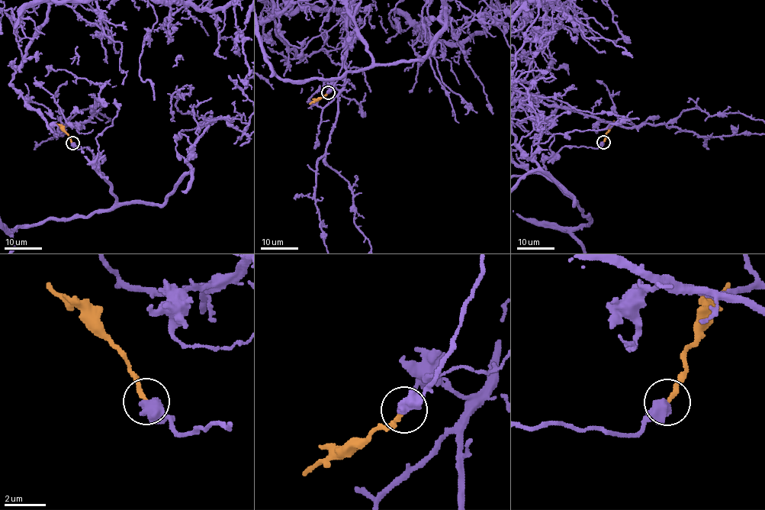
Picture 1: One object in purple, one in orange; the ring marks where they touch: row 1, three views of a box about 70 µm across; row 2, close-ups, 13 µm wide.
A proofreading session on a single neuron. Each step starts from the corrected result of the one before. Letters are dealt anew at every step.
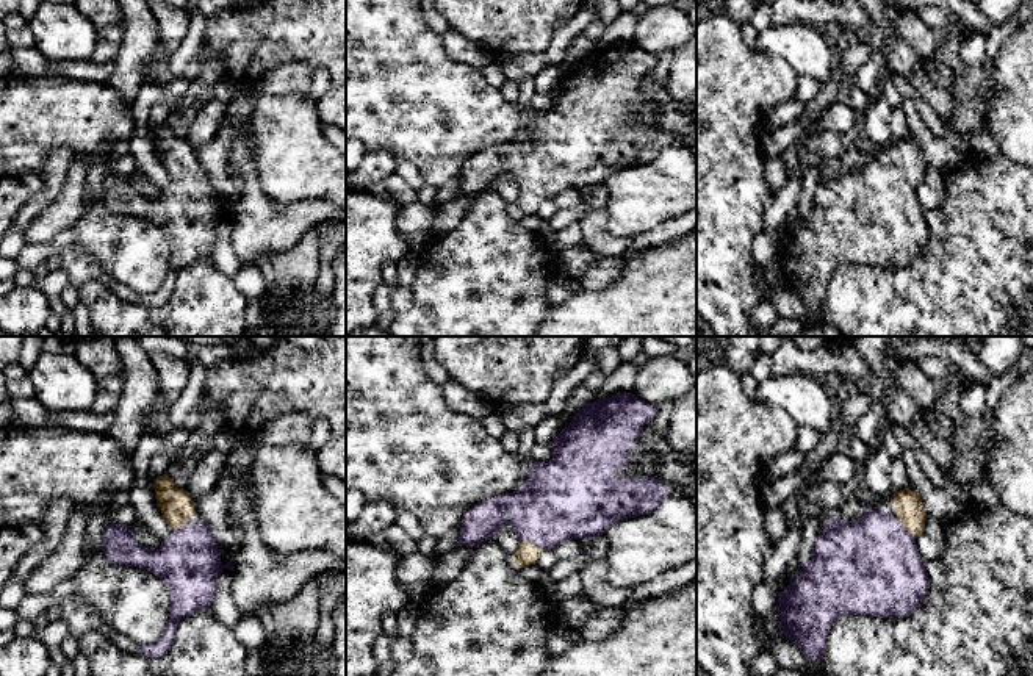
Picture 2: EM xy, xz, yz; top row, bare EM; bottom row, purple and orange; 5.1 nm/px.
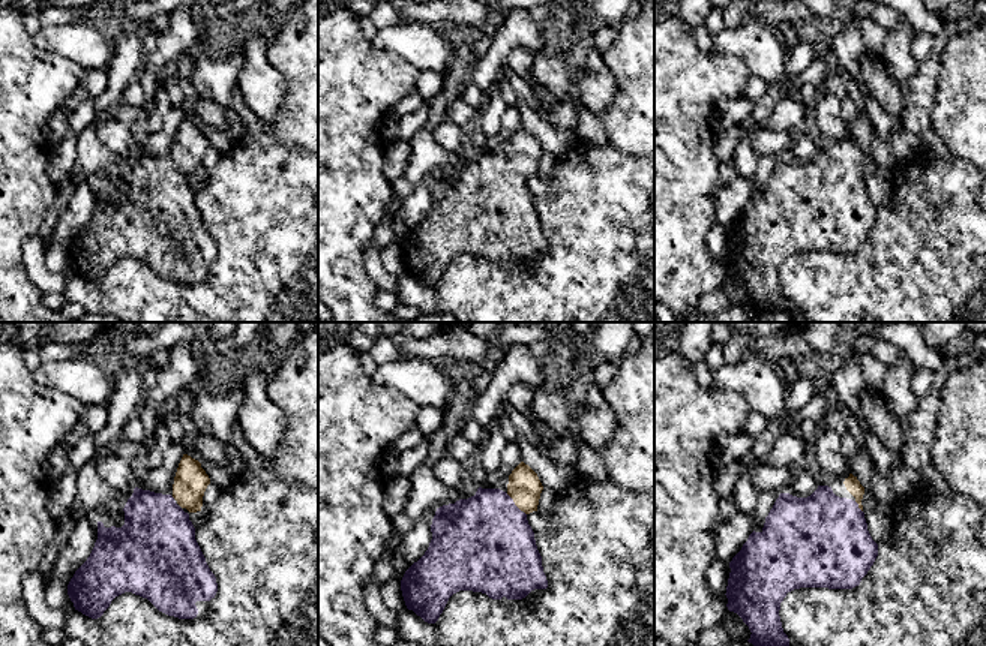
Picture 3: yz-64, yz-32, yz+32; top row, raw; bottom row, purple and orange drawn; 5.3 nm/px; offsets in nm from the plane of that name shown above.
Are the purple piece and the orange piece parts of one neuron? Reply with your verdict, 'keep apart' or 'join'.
join

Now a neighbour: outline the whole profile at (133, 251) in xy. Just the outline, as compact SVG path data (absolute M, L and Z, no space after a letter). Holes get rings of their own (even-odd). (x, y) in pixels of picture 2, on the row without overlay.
M102 199L91 205L83 203L81 216L69 230L75 235L77 246L110 277L139 294L157 291L171 269L171 246L164 232L149 219L110 211Z

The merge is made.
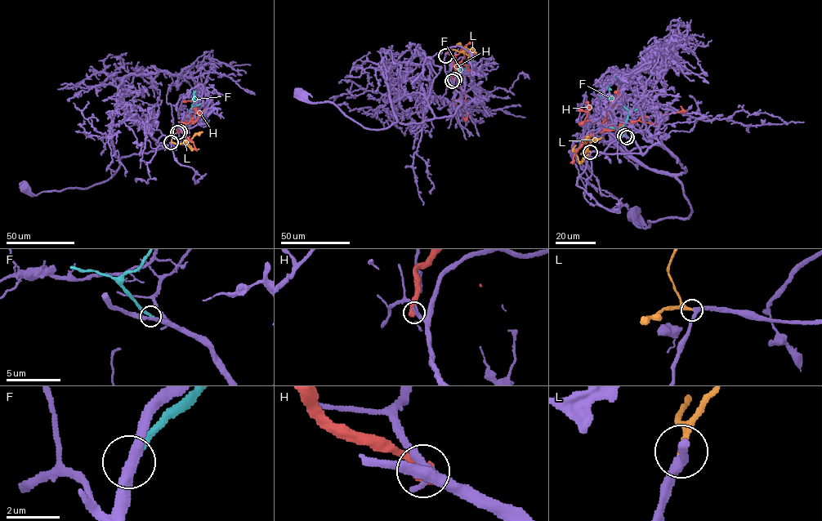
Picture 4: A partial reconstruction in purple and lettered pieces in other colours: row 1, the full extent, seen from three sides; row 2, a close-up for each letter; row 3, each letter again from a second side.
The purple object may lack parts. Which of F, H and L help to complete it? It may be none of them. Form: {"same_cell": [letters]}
{"same_cell": ["L"]}

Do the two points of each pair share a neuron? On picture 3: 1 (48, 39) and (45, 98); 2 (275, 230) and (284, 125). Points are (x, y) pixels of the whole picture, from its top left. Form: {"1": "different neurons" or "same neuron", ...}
{"1": "different neurons", "2": "different neurons"}

